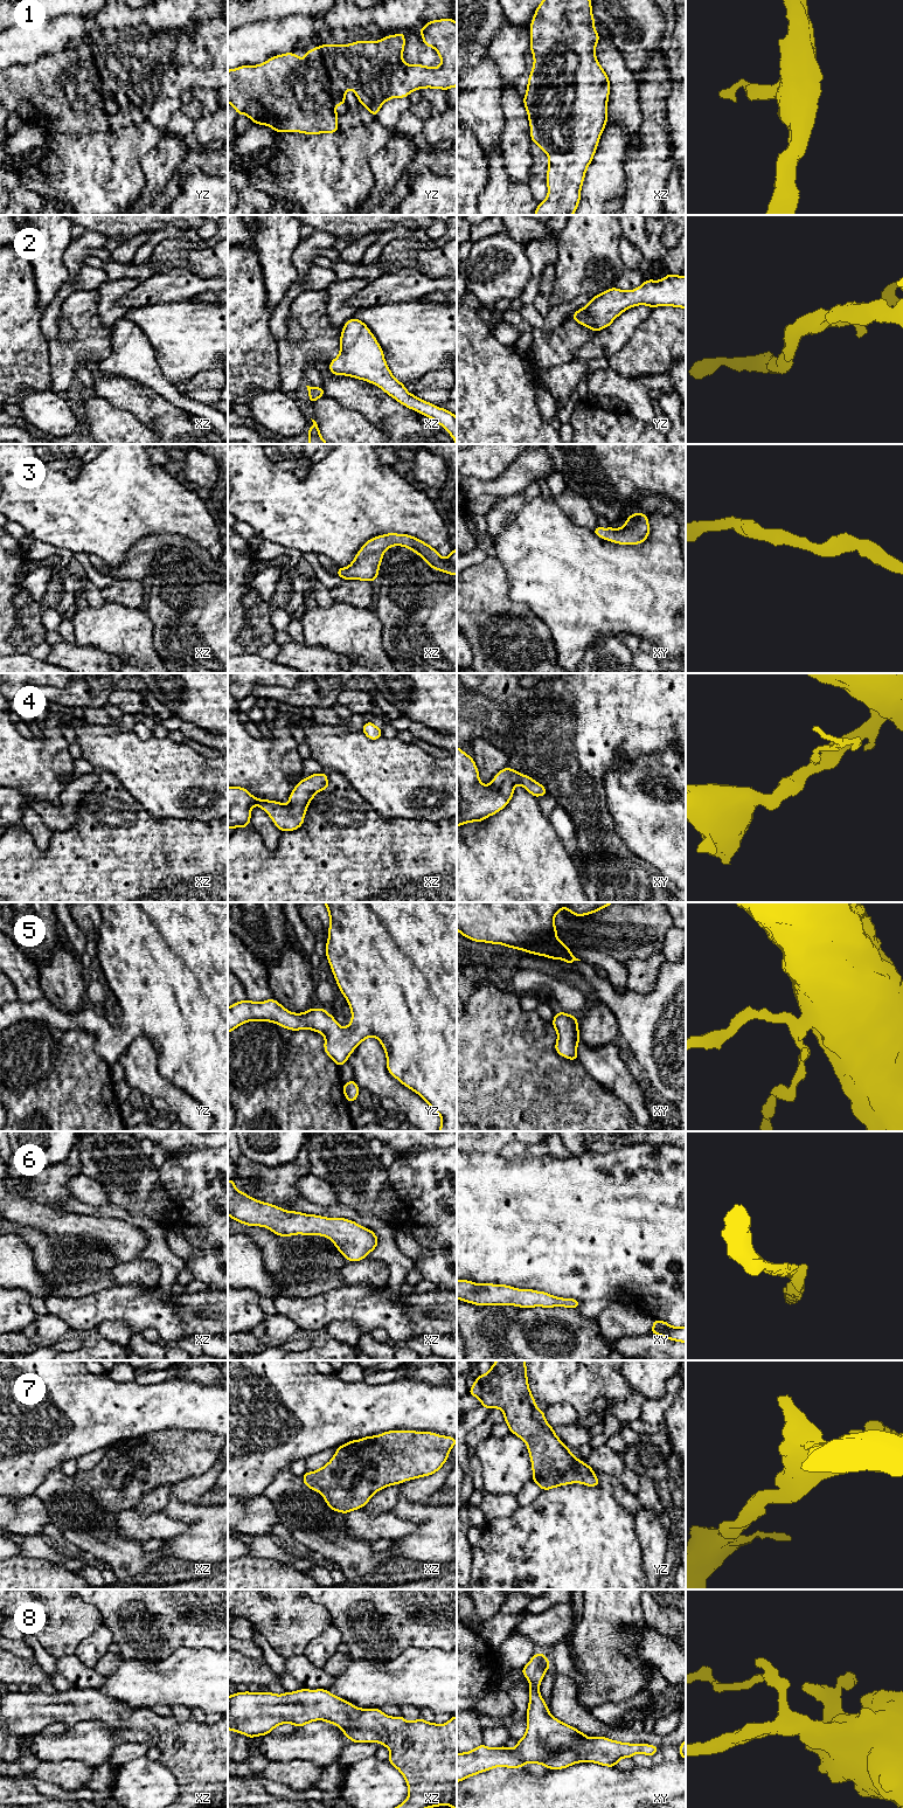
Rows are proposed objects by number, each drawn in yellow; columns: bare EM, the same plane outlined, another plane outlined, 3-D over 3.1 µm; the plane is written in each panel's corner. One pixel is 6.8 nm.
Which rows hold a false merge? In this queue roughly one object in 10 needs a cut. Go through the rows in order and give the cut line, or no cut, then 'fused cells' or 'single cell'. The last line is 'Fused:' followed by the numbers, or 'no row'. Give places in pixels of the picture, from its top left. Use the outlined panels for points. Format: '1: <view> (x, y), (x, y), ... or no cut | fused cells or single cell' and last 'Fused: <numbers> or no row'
1: no cut | single cell
2: no cut | single cell
3: no cut | single cell
4: no cut | single cell
5: no cut | single cell
6: no cut | single cell
7: no cut | single cell
8: no cut | single cell
Fused: no row

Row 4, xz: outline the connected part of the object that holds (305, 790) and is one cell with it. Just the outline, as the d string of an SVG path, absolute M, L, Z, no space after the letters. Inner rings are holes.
M325 773L300 780L289 796L289 804L258 799L246 788L228 787L228 829L246 827L253 805L262 808L282 831L293 831L304 824L307 806L318 791L329 789Z

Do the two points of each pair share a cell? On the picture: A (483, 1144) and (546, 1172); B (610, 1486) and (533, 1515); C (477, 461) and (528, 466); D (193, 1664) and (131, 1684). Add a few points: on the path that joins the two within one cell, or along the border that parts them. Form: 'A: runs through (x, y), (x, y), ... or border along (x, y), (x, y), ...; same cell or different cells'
A: border along (470, 1152), (498, 1154); different cells
B: border along (599, 1486), (606, 1489), (623, 1507); different cells
C: border along (519, 456), (498, 477), (488, 480); different cells
D: runs through (178, 1680), (146, 1684); same cell

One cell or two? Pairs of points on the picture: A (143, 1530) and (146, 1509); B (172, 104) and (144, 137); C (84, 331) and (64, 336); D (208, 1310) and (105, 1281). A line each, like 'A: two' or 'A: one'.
A: two
B: two
C: two
D: two

